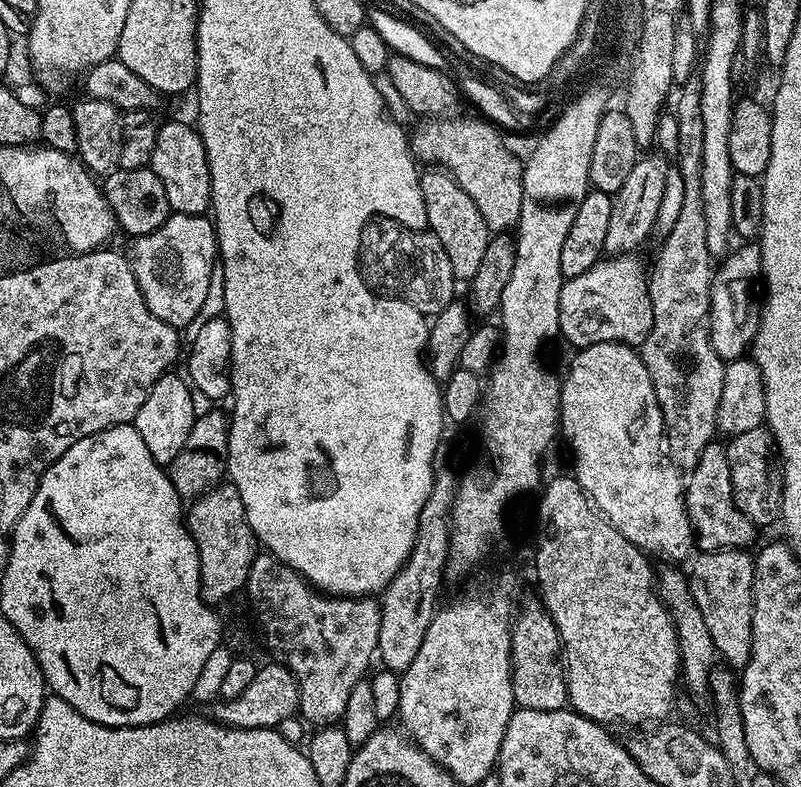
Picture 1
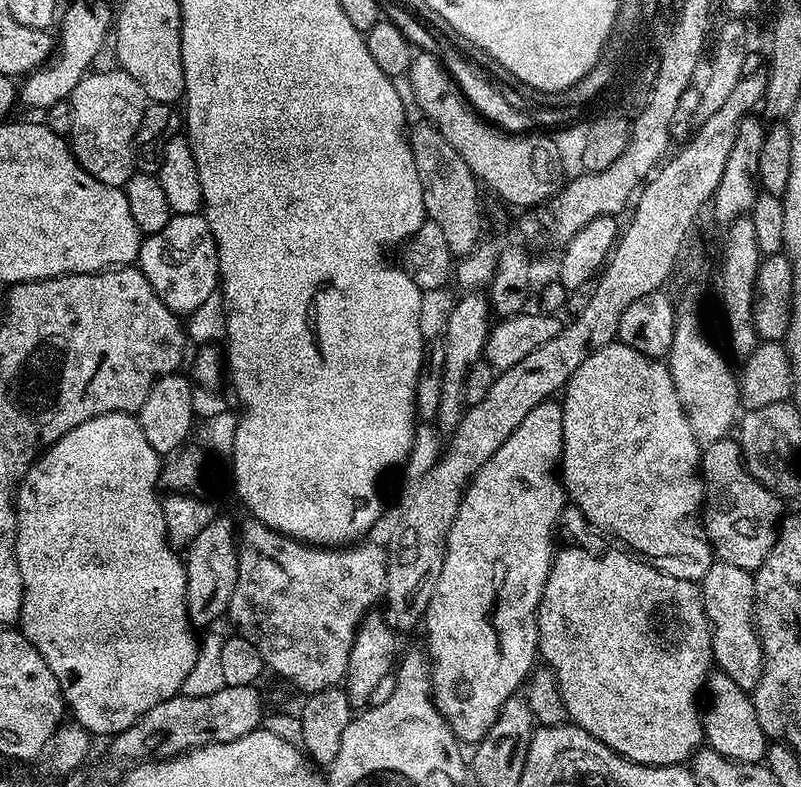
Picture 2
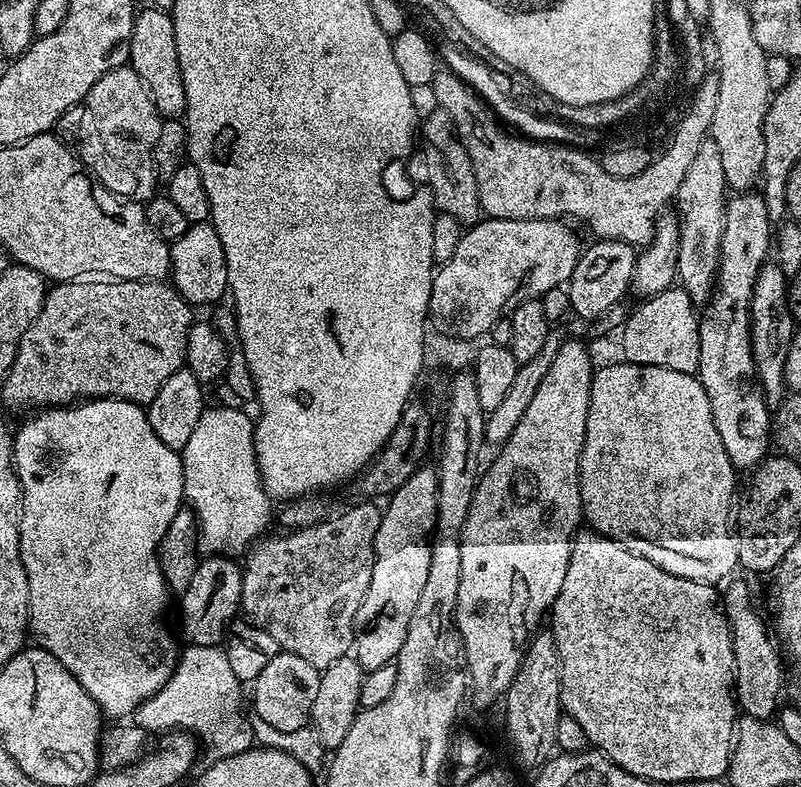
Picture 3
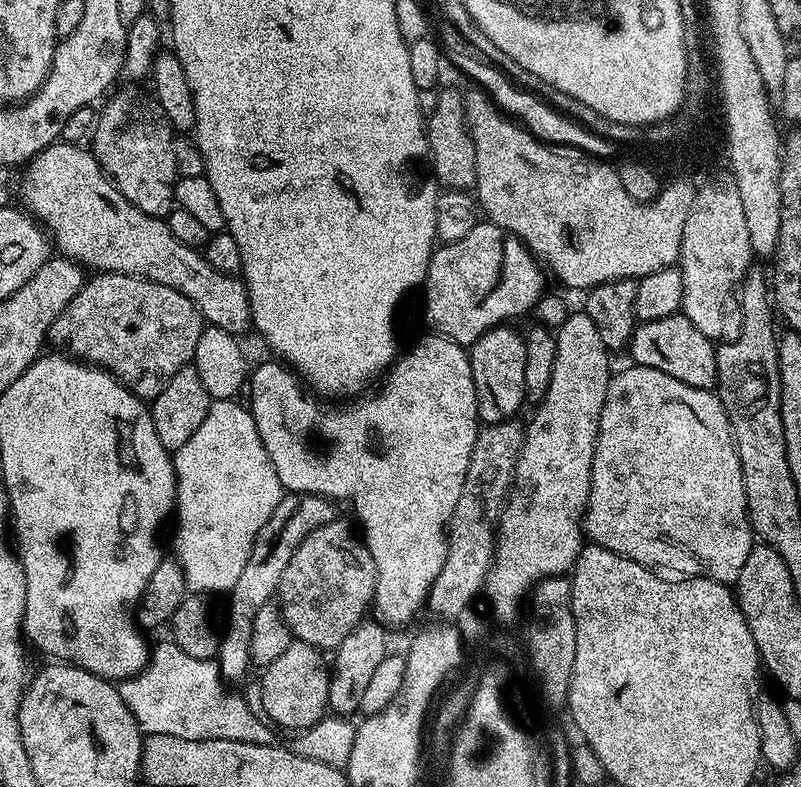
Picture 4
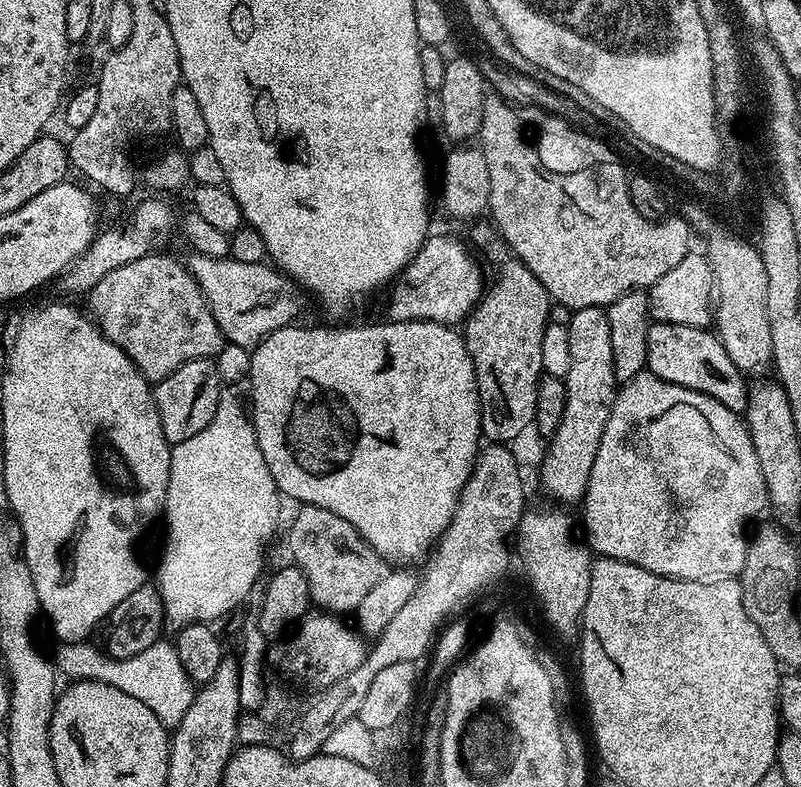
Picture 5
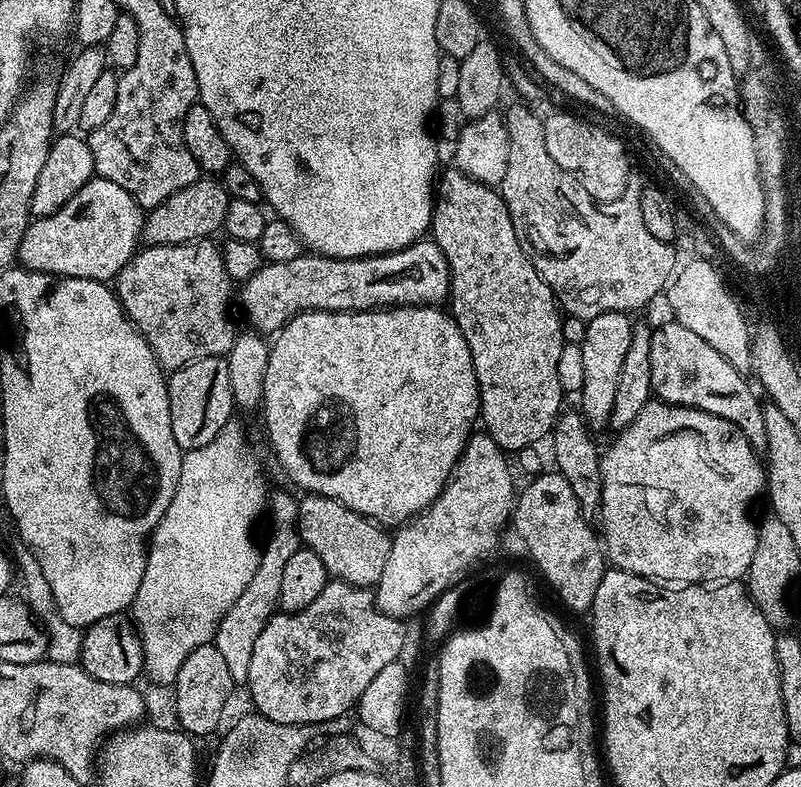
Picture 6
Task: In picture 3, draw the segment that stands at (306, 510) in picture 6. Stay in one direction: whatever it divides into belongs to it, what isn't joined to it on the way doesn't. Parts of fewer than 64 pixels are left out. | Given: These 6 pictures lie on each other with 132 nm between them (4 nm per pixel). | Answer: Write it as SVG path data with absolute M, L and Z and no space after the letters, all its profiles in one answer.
M360 503L364 504L356 504L353 508L348 508L345 512L338 513L337 516L335 514L329 515L320 524L315 524L309 528L288 530L283 533L285 536L272 536L269 540L261 539L259 542L253 543L250 551L247 553L247 556L249 555L248 561L243 561L242 564L244 577L242 578L240 607L248 623L258 626L262 630L266 630L266 634L270 634L270 638L274 638L274 642L278 642L281 650L306 659L306 661L312 663L319 670L328 668L334 662L338 662L338 658L349 655L353 651L354 614L358 614L358 606L362 606L362 598L366 598L366 589L370 586L370 574L374 574L374 558L376 557L374 538L380 525L382 512L379 507L376 509L372 505L375 503Z

